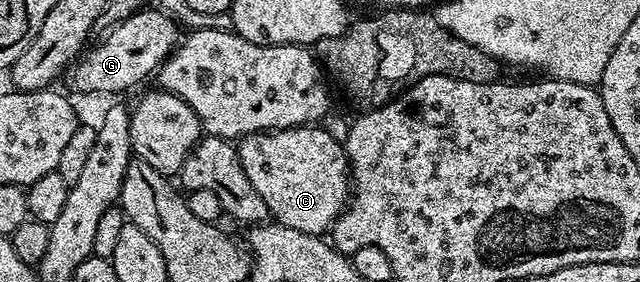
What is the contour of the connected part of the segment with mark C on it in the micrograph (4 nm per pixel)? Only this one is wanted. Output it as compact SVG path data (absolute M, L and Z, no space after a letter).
M288 126L276 132L246 134L240 139L237 154L251 180L251 188L263 196L270 215L278 223L321 236L347 205L351 194L351 171L339 138L317 129L321 128Z

